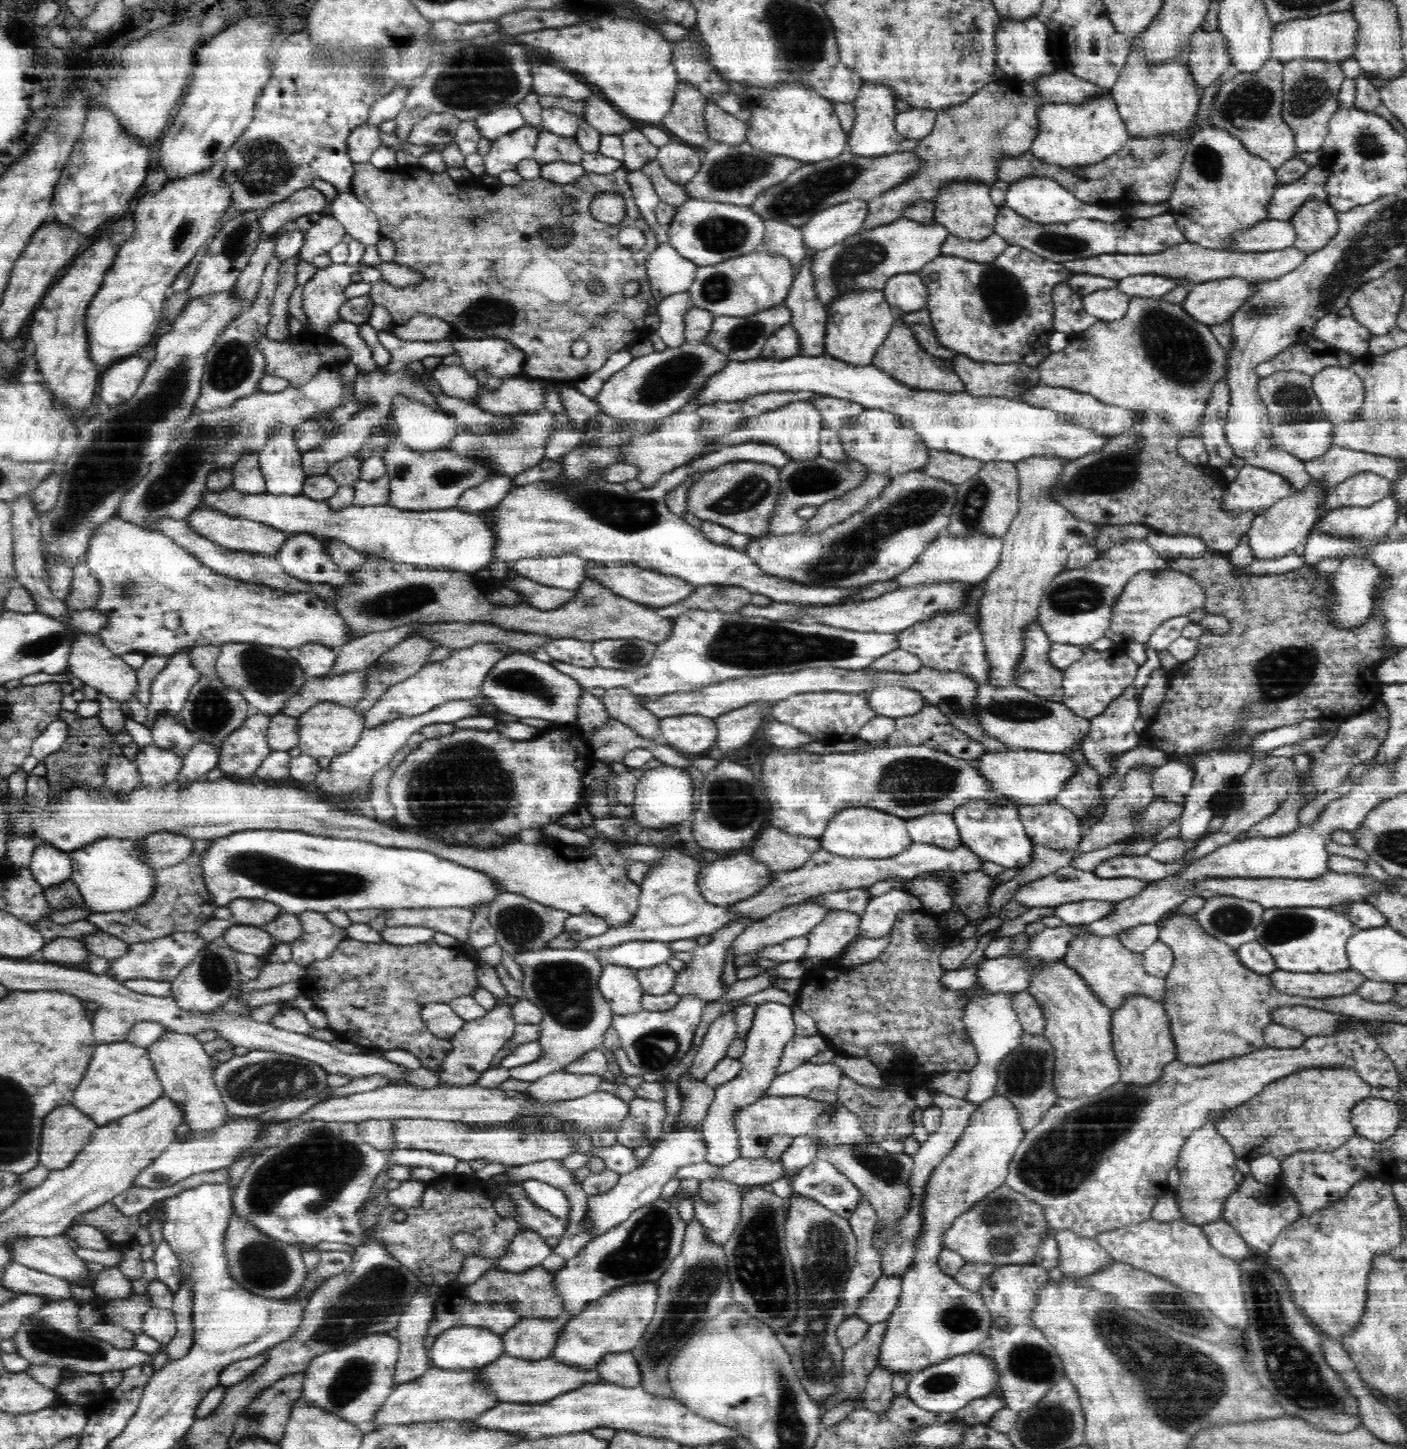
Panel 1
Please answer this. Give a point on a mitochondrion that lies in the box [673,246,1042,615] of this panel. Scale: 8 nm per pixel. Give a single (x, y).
(851, 554)

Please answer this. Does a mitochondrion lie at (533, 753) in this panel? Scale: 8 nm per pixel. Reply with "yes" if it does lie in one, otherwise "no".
no

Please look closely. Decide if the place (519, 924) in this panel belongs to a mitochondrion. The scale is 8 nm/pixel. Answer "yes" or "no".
yes

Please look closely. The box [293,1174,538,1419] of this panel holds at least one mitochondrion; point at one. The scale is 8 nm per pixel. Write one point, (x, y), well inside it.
(374, 1296)

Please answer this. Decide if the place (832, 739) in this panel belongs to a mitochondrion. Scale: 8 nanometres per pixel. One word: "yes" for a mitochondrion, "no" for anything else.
no

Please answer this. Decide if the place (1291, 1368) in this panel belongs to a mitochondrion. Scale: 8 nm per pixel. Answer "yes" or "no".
yes

